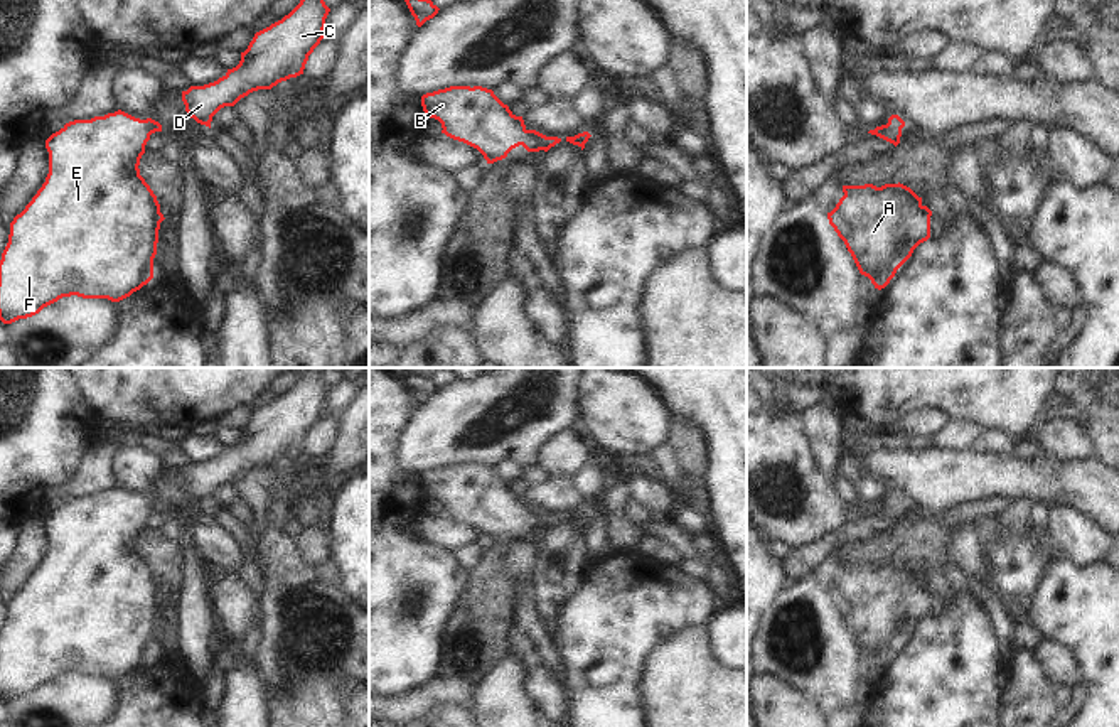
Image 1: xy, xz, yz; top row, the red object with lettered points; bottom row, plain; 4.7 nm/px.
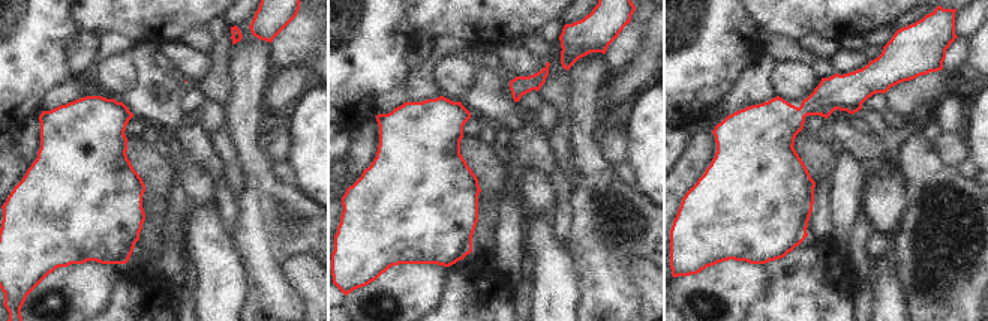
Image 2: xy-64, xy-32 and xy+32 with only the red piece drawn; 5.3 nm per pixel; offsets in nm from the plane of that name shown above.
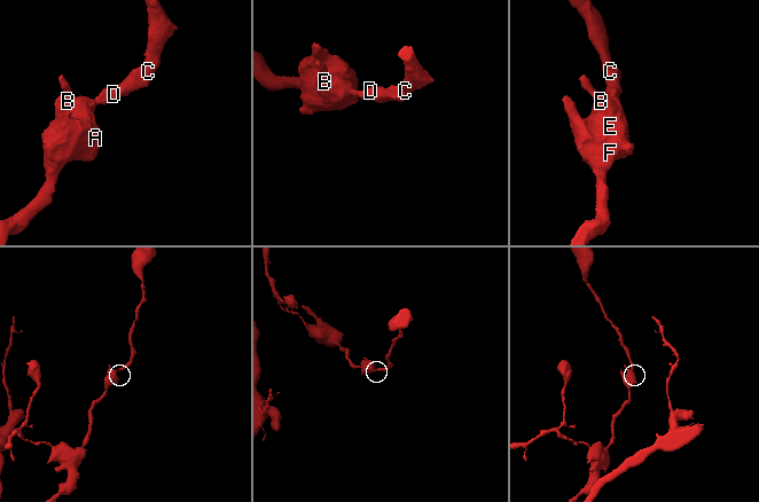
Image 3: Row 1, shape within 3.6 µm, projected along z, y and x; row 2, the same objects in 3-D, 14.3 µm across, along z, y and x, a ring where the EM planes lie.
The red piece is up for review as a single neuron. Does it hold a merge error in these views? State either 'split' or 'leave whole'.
leave whole

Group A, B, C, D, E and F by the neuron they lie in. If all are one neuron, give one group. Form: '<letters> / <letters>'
A B C D E F

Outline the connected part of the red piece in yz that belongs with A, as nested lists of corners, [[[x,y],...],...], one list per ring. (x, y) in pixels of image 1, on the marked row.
[[[843,186],[844,196],[827,213],[861,275],[885,288],[913,250],[930,238],[932,211],[910,187]]]

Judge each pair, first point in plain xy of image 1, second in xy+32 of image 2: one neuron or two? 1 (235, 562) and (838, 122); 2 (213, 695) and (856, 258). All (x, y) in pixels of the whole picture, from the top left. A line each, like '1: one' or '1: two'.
1: one
2: one

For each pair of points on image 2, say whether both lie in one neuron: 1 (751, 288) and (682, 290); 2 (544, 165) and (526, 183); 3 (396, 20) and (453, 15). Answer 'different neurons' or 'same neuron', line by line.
1: same neuron
2: different neurons
3: different neurons

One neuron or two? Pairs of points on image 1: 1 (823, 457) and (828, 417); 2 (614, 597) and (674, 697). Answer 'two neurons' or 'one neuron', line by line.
1: one neuron
2: two neurons

